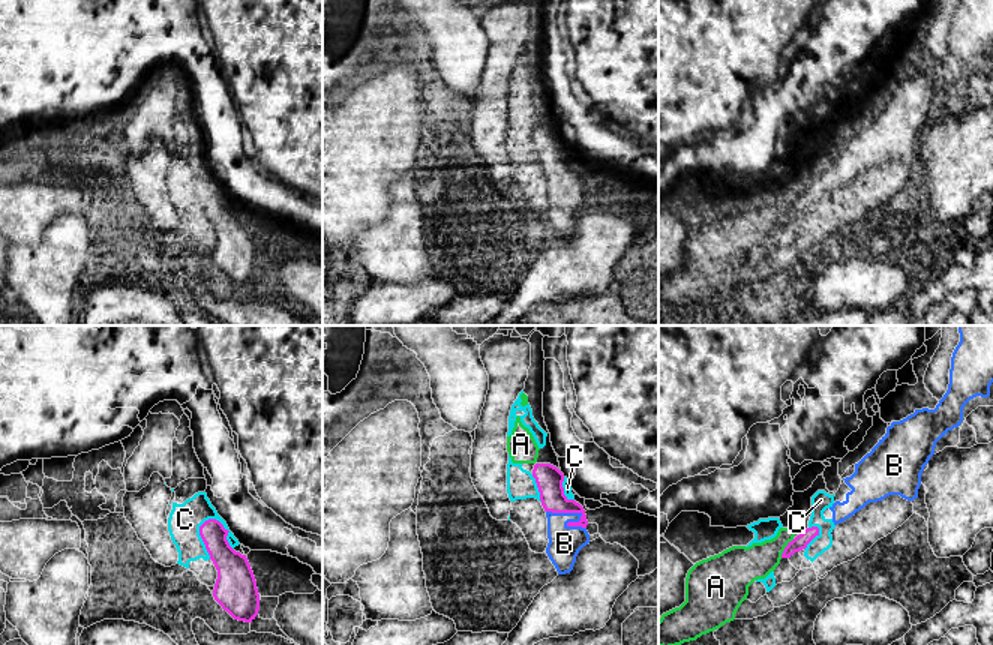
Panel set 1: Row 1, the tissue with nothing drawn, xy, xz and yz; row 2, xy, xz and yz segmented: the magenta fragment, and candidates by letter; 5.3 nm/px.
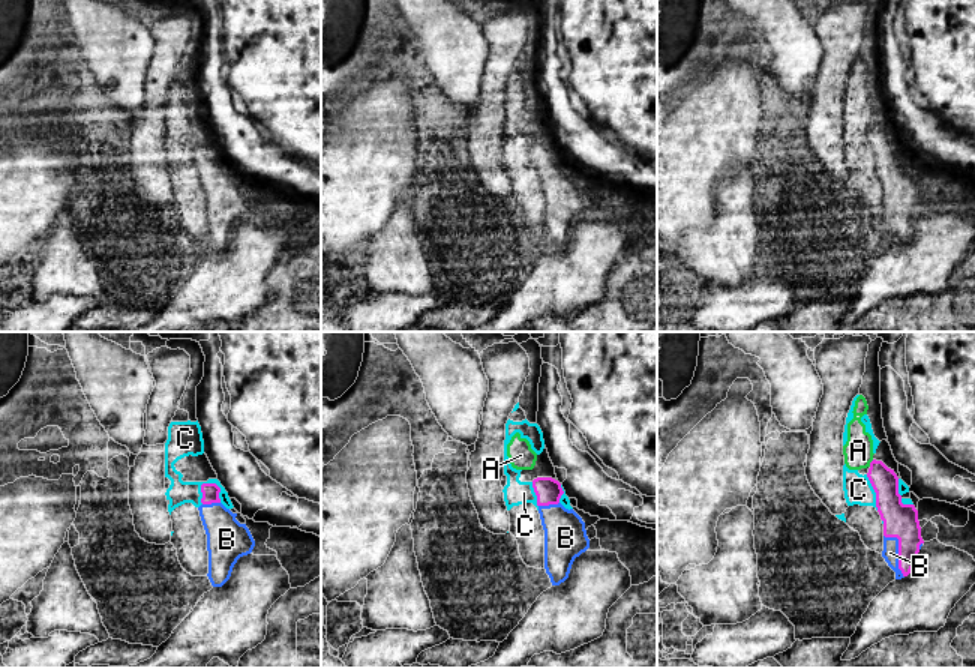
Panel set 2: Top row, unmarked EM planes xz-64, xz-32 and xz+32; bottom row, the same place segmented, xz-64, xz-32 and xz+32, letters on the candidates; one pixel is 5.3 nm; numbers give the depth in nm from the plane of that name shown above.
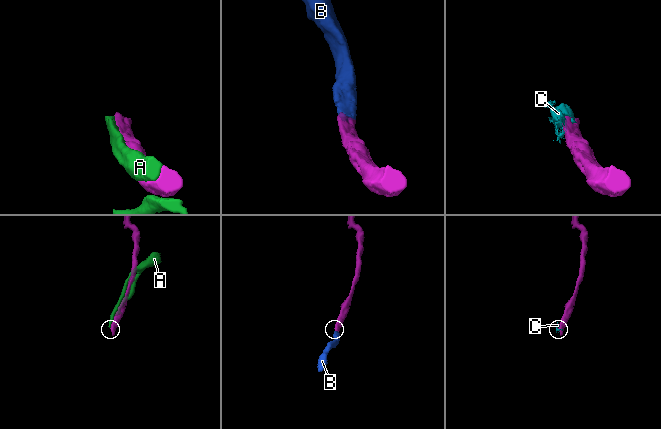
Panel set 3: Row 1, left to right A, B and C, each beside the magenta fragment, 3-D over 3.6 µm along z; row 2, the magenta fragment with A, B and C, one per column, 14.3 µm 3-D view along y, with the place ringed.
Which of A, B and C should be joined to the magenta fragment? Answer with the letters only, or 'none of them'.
B

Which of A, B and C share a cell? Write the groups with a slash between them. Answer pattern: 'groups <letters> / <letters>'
groups A C / B

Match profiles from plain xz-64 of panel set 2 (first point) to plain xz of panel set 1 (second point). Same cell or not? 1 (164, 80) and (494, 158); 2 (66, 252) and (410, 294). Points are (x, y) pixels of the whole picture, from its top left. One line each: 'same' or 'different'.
1: same
2: different

